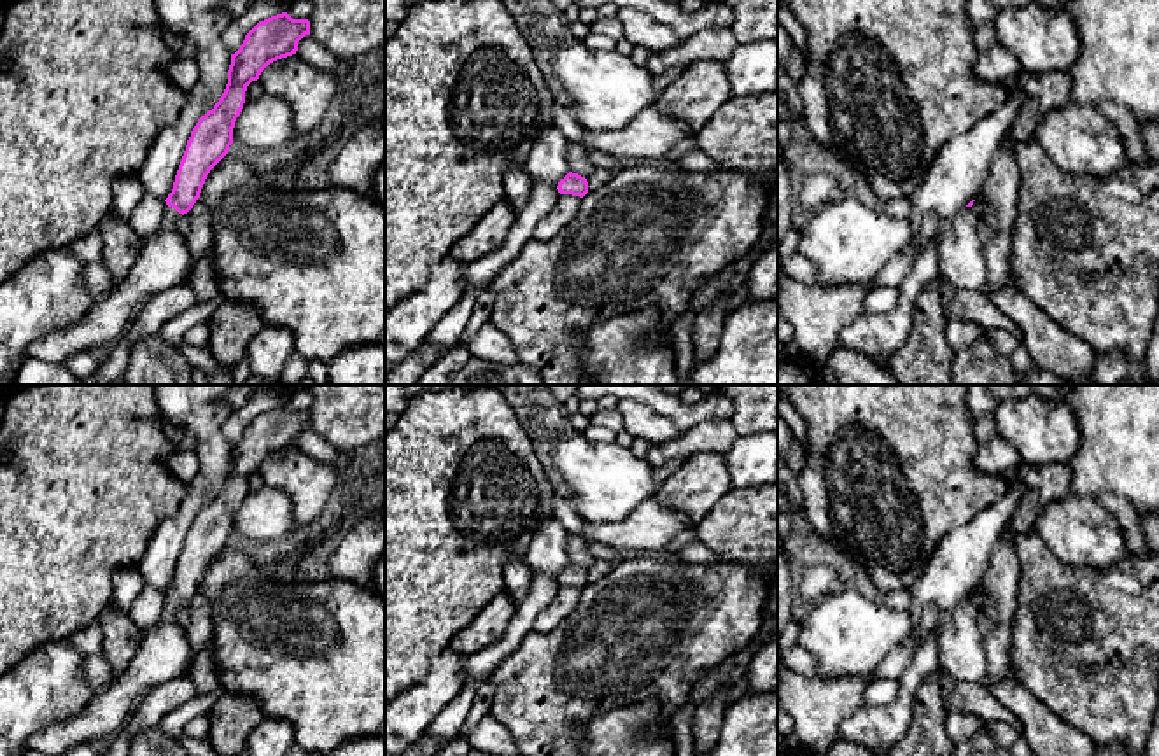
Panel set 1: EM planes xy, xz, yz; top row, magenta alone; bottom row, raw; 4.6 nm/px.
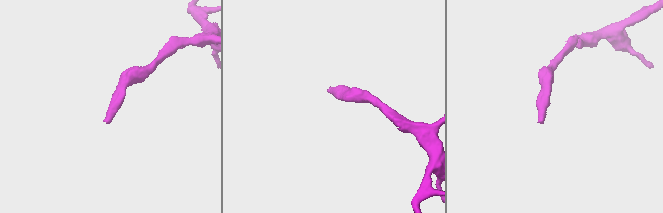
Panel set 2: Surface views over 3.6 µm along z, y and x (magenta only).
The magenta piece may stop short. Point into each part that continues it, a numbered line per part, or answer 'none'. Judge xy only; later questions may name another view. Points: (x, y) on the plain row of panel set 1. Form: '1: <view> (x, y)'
1: xy (165, 653)

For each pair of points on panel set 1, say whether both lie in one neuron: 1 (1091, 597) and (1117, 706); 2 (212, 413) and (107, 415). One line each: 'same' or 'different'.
1: same
2: different

